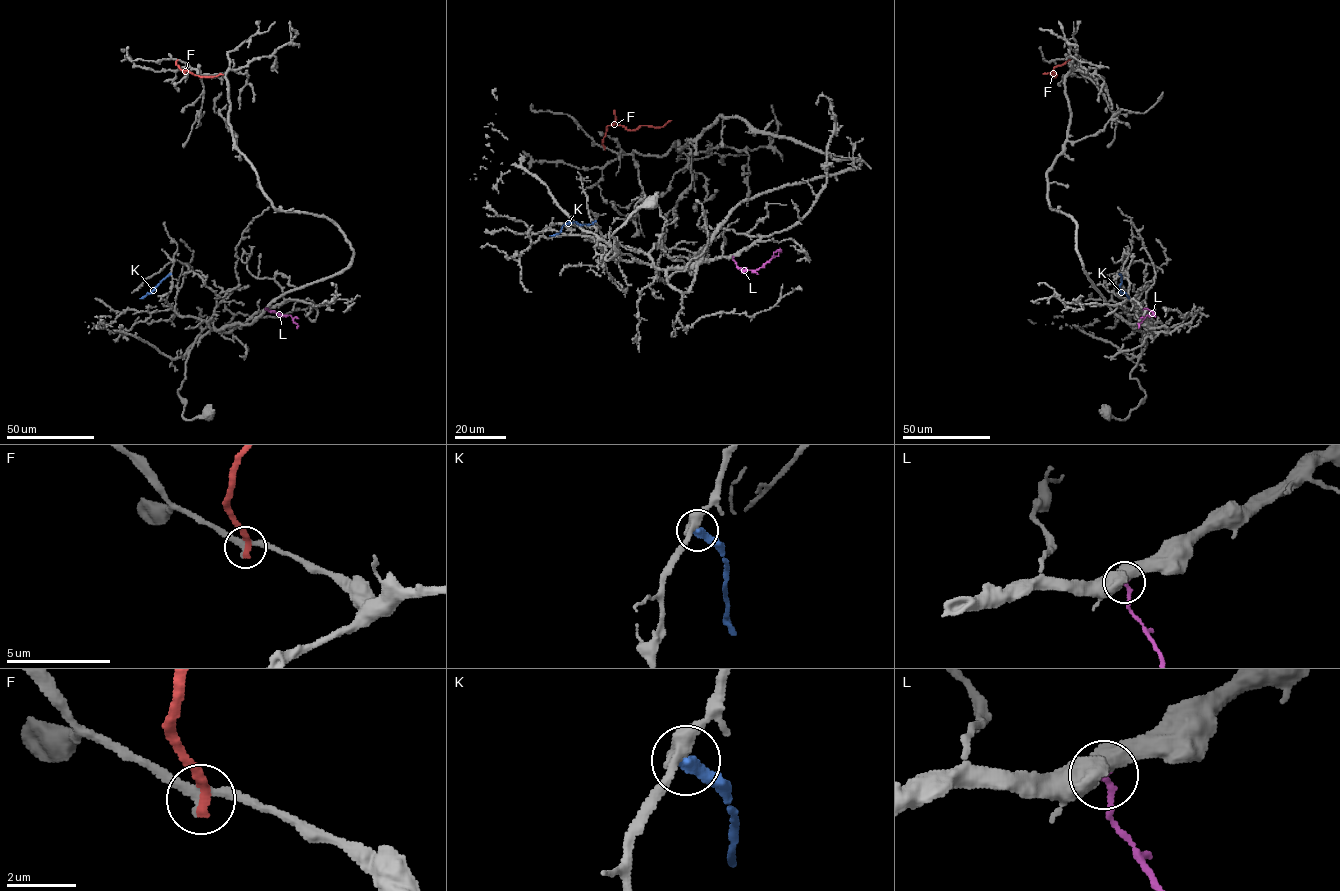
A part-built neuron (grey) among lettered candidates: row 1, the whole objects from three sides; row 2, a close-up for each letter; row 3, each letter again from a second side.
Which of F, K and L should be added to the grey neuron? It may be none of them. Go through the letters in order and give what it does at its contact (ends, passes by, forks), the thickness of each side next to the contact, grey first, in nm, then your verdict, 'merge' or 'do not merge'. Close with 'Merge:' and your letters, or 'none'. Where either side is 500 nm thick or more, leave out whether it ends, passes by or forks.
F: it ends | 240/320 nm | do not merge
K: it ends | 440/360 nm | do not merge
L: 500/180 nm | merge
Merge: L

